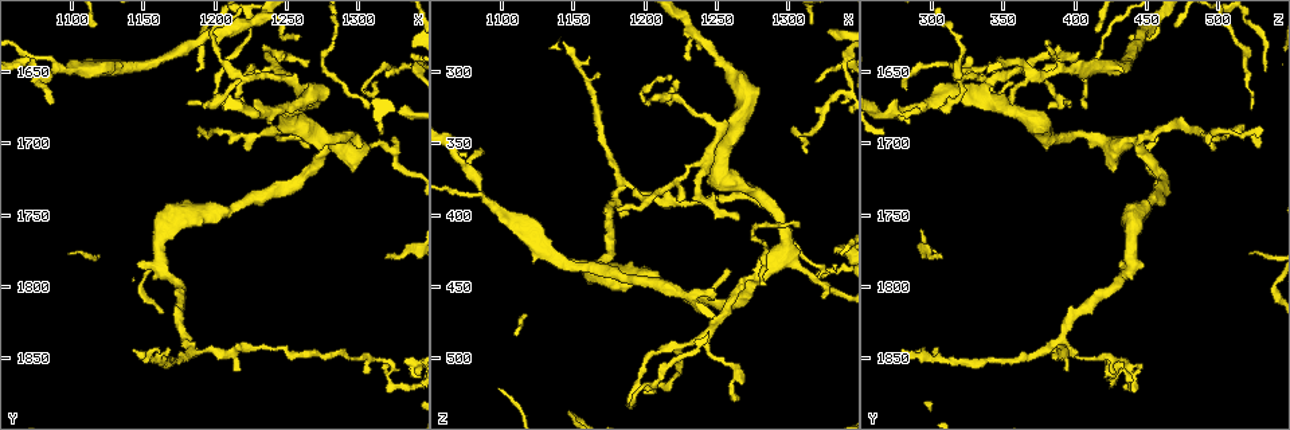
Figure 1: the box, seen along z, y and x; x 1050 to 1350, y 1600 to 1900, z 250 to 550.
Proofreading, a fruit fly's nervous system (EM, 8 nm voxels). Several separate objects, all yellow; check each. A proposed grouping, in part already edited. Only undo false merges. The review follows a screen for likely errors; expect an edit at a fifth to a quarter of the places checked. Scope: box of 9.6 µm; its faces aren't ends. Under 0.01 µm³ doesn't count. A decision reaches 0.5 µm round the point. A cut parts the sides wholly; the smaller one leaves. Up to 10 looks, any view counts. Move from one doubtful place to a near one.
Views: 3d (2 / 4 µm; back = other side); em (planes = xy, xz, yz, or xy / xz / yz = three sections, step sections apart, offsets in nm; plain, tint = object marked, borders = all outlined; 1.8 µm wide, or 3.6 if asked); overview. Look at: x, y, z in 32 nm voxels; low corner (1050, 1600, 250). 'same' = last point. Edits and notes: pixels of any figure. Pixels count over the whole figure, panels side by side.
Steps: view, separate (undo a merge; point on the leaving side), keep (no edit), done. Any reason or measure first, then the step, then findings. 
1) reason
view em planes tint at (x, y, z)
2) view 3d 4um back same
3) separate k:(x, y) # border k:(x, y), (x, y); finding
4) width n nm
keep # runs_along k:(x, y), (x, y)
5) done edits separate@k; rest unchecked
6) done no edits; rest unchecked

calibre changes
view 3d 4um at (1284, 1700, 438)

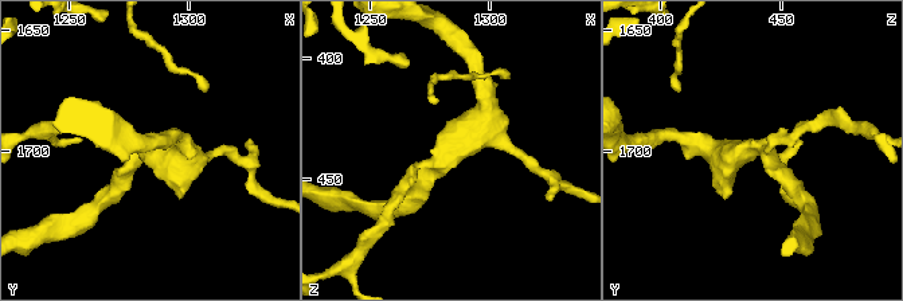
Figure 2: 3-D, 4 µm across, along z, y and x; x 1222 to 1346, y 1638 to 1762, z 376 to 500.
arms 3; need the tissue
view em planes borders at (1284, 1701, 439)

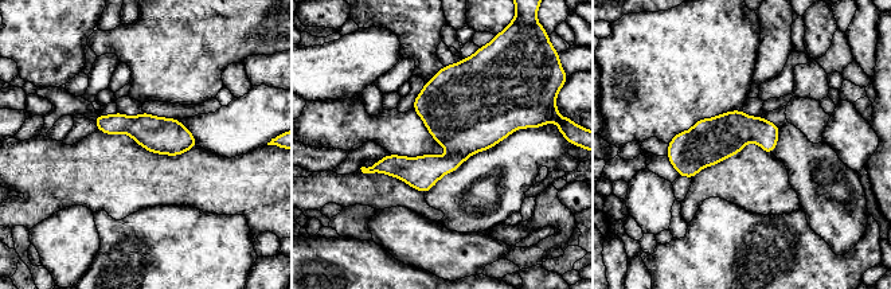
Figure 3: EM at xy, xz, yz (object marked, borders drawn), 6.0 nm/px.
width 220 nm
keep # runs_along 3:(98, 120), (192, 143); all the same neuron

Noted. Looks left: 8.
abrupt turn
view em xy step 16 borders at (1258, 1696, 504)

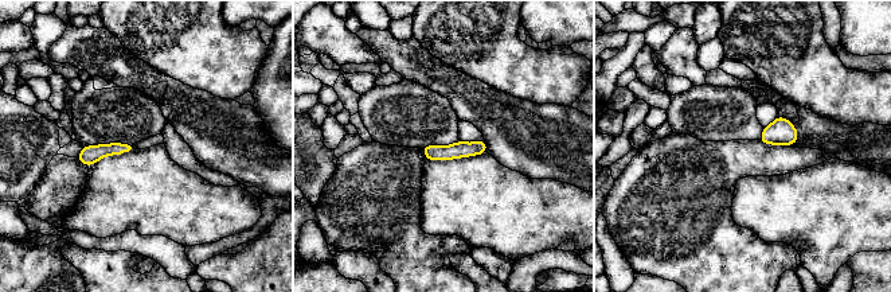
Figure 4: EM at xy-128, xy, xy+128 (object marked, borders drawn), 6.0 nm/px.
keep # runs_along 4:(483, 146), (454, 151), (426, 151); continuous, no second neuron

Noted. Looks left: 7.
view 3d 2um at (1242, 1646, 364)

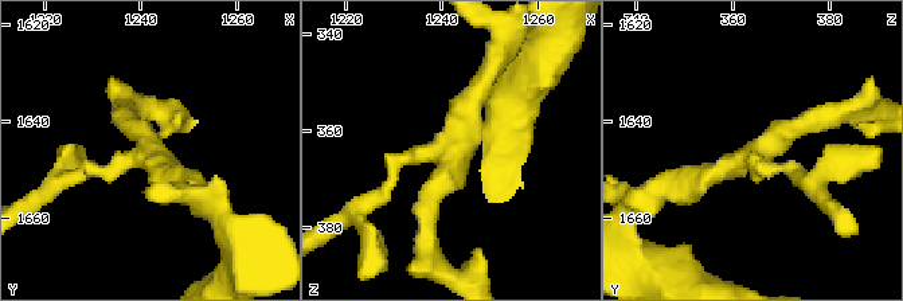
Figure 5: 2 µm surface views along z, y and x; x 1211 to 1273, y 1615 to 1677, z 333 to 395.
arms 3; now the EM
view em planes tint at (1240, 1647, 365)

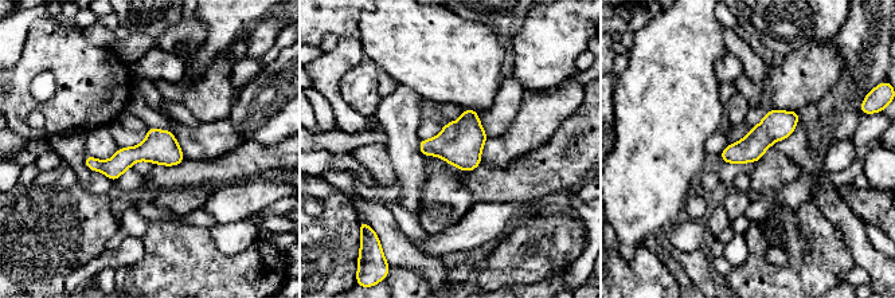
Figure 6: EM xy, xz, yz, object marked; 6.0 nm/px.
keep # runs_along 6:(180, 157), (88, 161); continuous, no second neuron

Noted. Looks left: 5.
abrupt turn
view 3d 4um at (1184, 1844, 380)

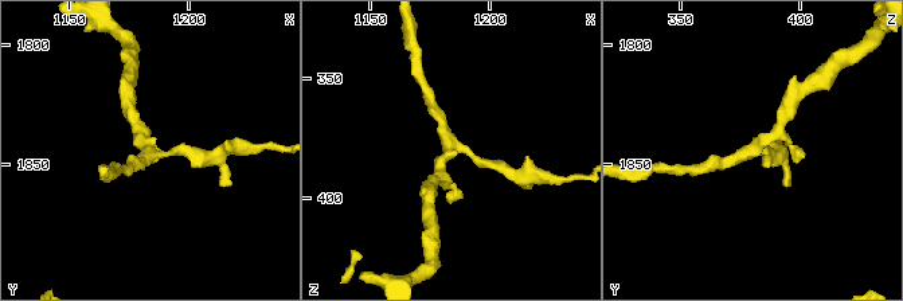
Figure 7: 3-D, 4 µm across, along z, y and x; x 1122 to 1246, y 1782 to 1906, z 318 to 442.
view em xz step 16 tint at (1185, 1845, 380)

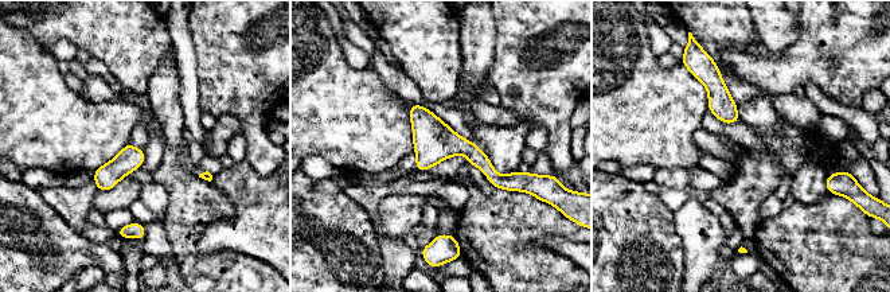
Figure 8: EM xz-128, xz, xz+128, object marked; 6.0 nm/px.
arms 3
keep # all the same neuron

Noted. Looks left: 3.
done no edits; rest unchecked

